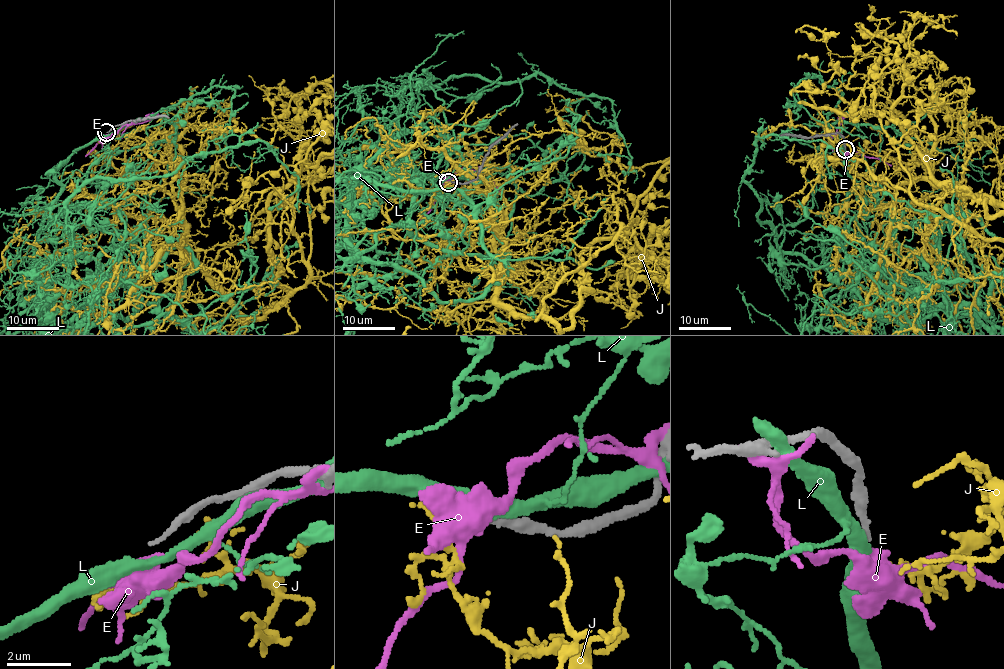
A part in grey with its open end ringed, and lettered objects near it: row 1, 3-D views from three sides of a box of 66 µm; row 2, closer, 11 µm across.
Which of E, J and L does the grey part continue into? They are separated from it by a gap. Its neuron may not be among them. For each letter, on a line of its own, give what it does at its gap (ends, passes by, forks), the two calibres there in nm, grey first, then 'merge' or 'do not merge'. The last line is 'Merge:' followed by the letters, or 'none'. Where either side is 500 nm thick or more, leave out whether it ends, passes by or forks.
E: 130 nm thick on the grey side, 650 nm on the other; do not merge
J: it forks there; 130 nm thick on the grey side, 80 nm on the other; do not merge
L: it passes by; 130 nm thick on the grey side, 340 nm on the other; do not merge
Merge: none

